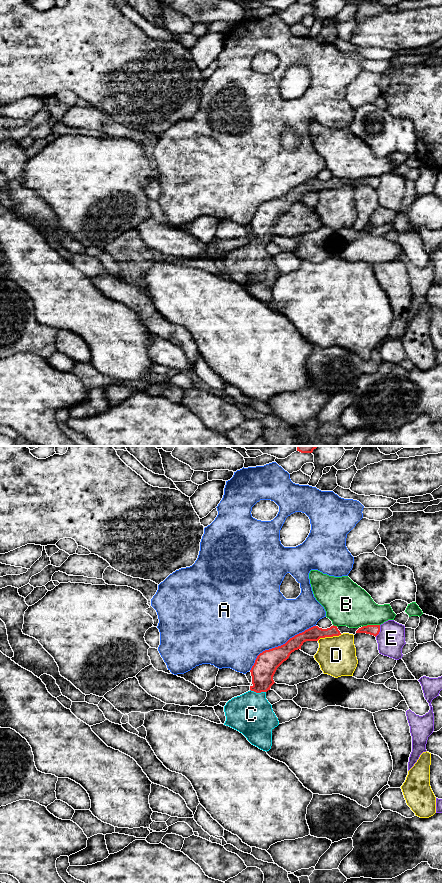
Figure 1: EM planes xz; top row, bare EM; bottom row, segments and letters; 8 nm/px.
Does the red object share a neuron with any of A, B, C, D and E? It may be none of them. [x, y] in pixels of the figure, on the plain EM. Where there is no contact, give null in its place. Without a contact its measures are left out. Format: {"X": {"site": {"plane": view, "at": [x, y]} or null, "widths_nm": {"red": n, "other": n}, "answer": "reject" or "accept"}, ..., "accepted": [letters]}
{"A": {"site": {"plane": "xz", "at": [279, 198]}, "widths_nm": {"red": 190, "other": 480}, "answer": "reject"}, "B": {"site": {"plane": "xz", "at": [370, 177]}, "widths_nm": {"red": 90, "other": 360}, "answer": "reject"}, "C": {"site": {"plane": "xz", "at": [258, 244]}, "widths_nm": {"red": 190, "other": 340}, "answer": "accept"}, "D": {"site": {"plane": "xz", "at": [329, 188]}, "widths_nm": {"red": 120, "other": 320}, "answer": "reject"}, "E": {"site": {"plane": "xz", "at": [379, 183]}, "widths_nm": {"red": 90, "other": 220}, "answer": "reject"}, "accepted": ["C"]}

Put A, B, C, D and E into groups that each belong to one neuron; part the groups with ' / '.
A / B / C / D / E

